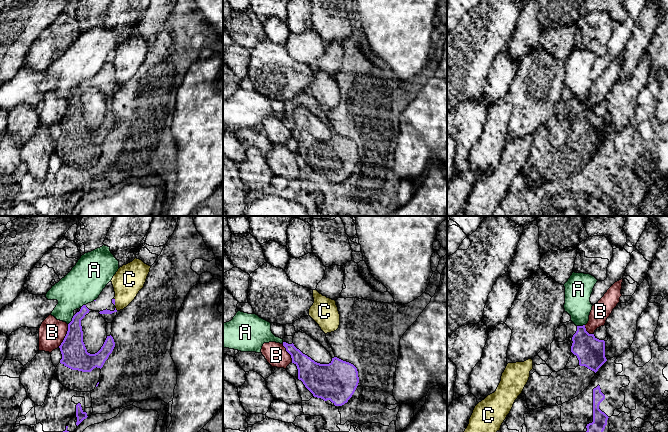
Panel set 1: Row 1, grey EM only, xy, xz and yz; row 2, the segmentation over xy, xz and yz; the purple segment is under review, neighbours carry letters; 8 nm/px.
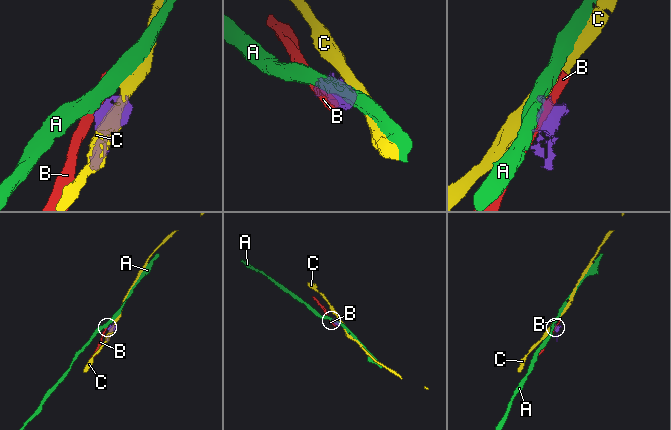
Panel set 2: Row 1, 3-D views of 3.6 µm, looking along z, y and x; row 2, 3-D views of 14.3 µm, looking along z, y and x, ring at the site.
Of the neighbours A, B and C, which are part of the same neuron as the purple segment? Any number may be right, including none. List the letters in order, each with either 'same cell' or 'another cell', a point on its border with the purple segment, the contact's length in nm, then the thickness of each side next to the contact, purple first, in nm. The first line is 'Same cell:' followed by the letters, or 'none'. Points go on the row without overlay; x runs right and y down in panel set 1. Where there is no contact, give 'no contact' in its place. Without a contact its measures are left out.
Same cell: none
A: another cell; contact xy (72, 96); length 90 nm; calibres 200 and 280 nm
B: another cell; contact xy (66, 111); length 200 nm; calibres 200 and 220 nm
C: another cell; contact xy (114, 77); length 60 nm; calibres 30 and 240 nm

